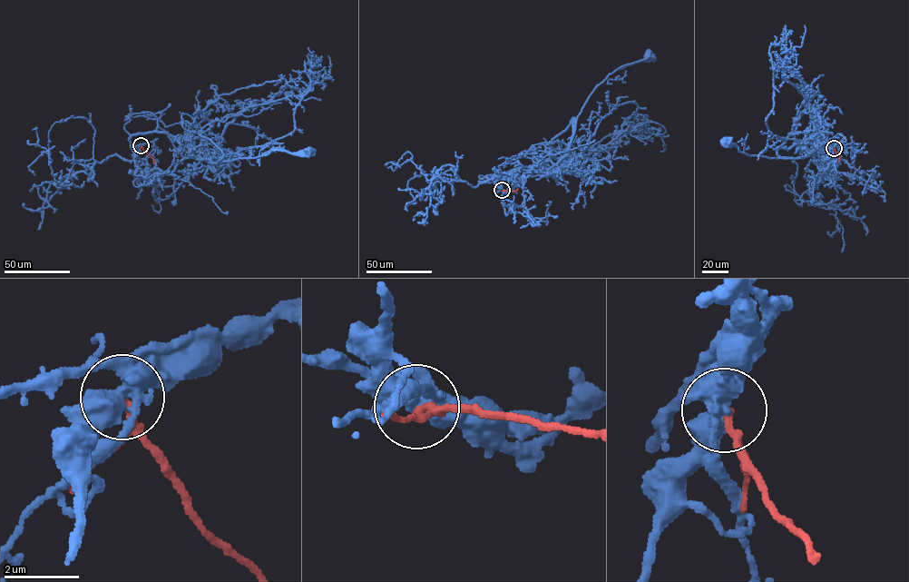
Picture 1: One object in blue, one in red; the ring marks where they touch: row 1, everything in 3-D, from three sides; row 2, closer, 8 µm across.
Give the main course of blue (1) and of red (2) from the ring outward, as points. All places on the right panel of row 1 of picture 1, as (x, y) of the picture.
1: (834, 148), (831, 155), (840, 160), (829, 174), (816, 162), (818, 152), (752, 155), (727, 139)
2: (834, 148), (838, 162)

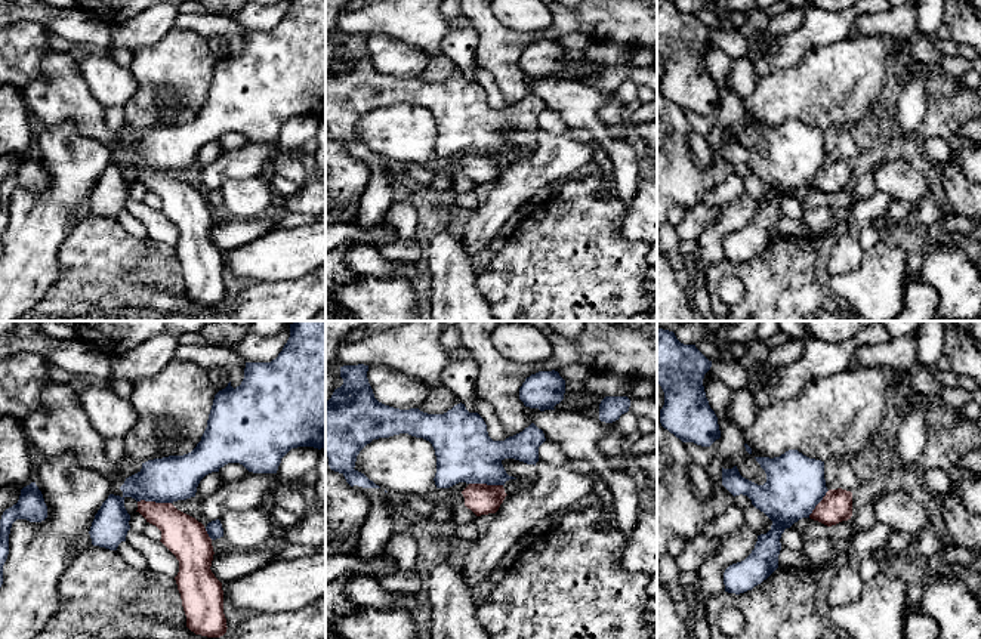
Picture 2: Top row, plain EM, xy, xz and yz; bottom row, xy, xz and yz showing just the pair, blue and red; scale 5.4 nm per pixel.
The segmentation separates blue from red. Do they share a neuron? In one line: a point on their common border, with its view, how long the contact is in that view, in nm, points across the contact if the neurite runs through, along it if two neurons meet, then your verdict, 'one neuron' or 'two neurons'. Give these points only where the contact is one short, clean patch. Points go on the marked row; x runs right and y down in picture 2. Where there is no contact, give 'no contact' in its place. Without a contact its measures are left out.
contact xy (154, 500); length 180 nm; border xy (138, 500), (170, 503); two neurons

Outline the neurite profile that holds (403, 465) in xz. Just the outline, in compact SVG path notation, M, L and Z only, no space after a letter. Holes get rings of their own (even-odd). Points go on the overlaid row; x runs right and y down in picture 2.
M408 433L373 439L357 456L354 469L397 498L428 497L436 488L432 444Z

